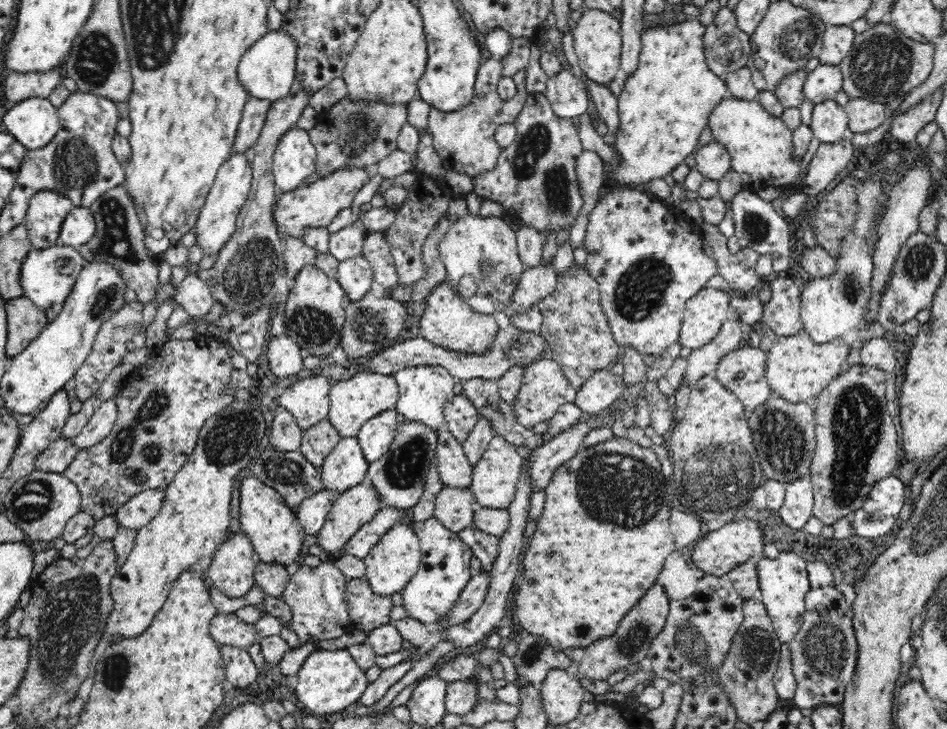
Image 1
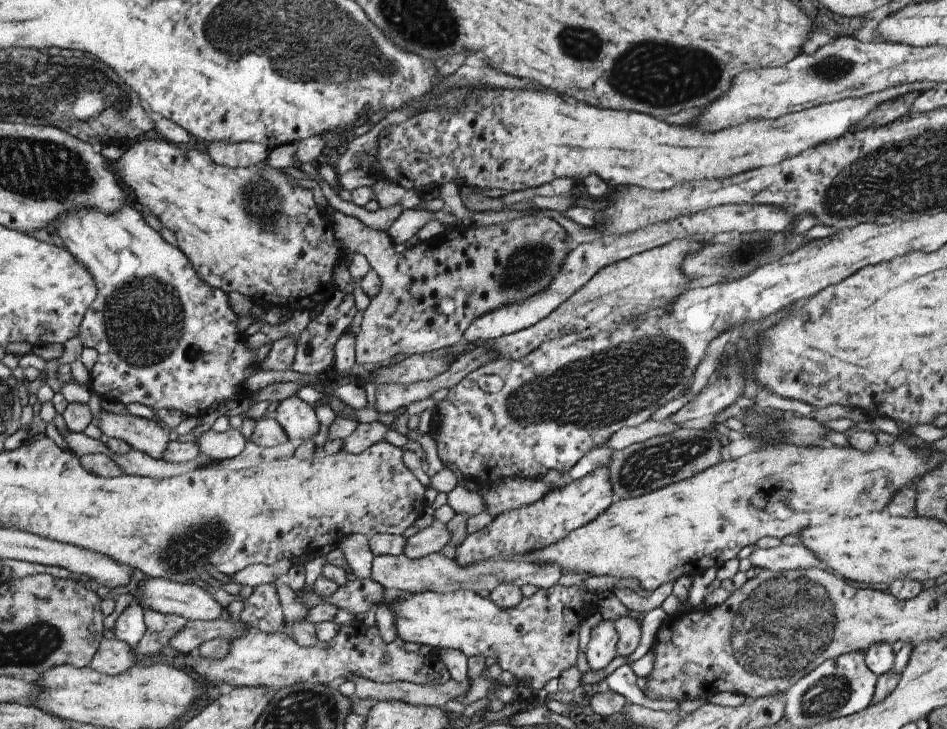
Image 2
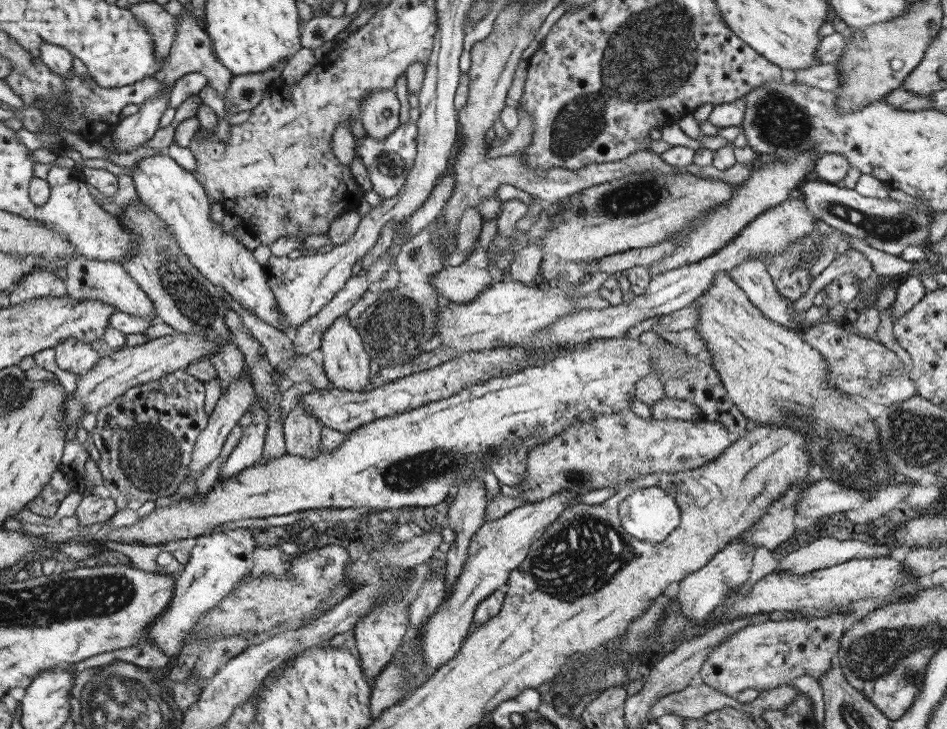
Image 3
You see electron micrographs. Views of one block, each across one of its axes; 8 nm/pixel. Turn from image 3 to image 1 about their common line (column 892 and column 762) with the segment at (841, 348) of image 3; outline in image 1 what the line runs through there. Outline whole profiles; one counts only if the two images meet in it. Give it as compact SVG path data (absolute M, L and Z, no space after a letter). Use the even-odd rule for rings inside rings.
M743 344L736 351L729 352L726 356L723 356L716 367L714 378L719 380L720 384L743 404L746 414L750 414L770 398L770 385L765 375L766 361L766 353Z

